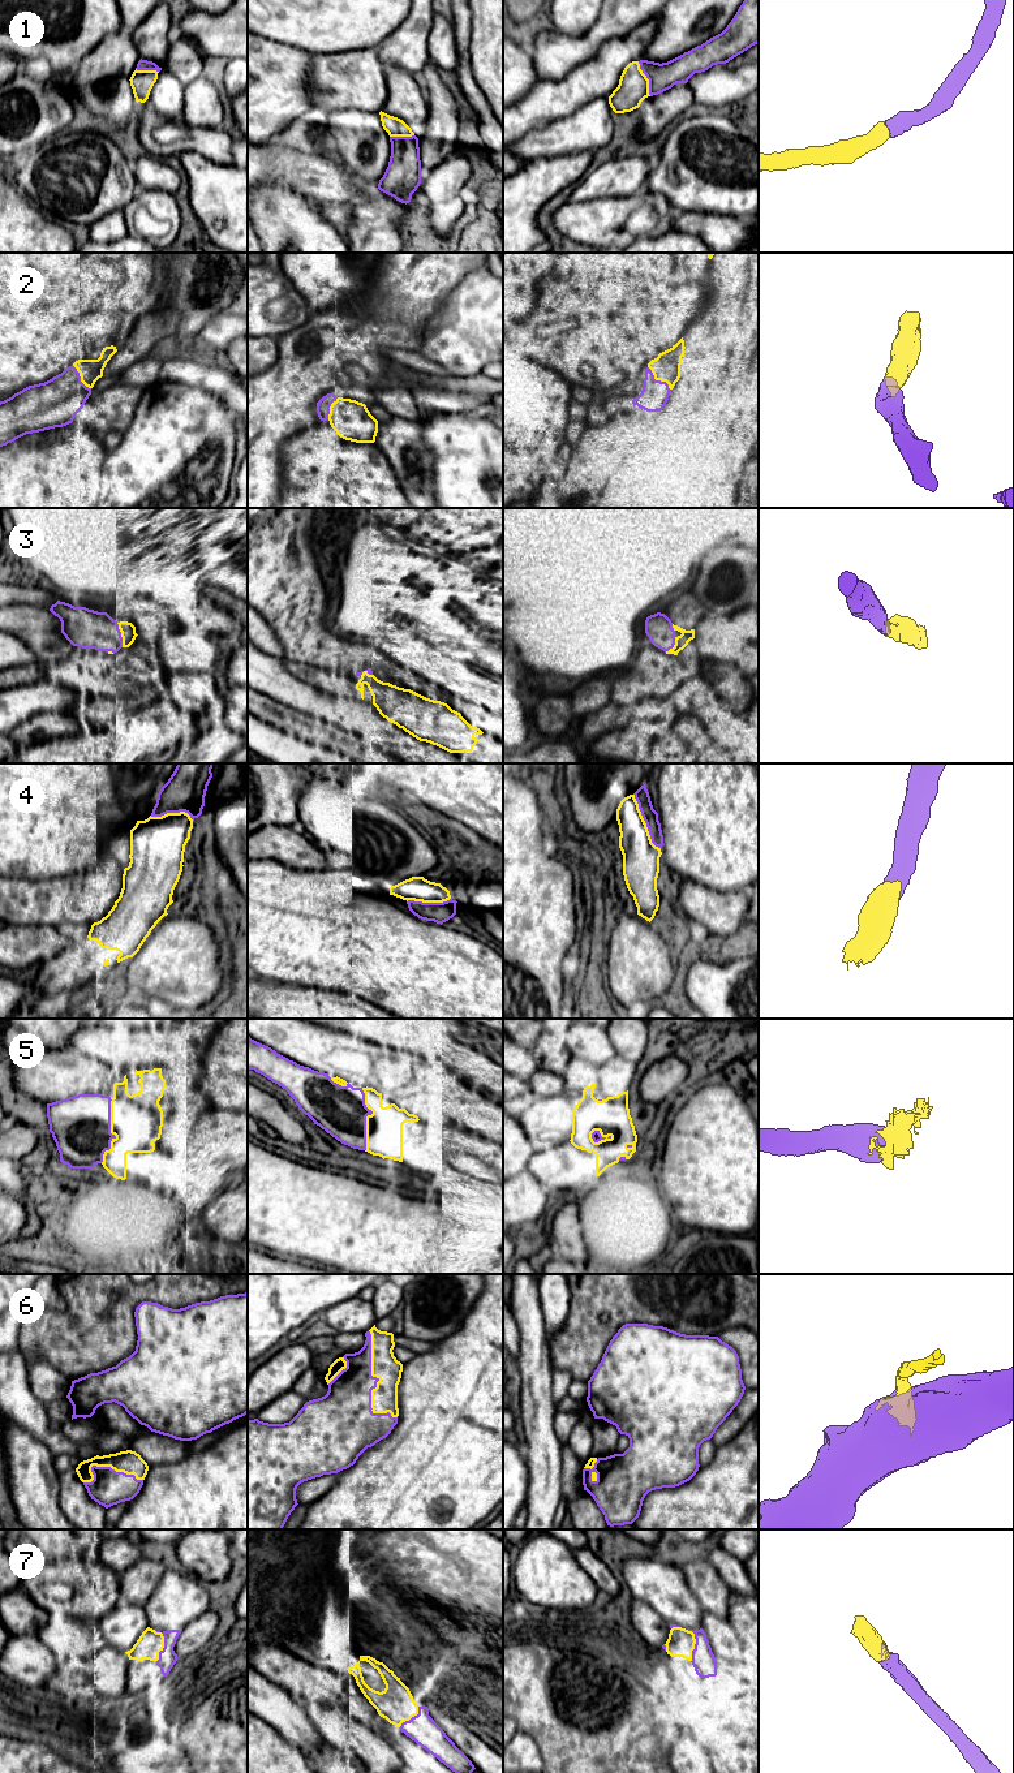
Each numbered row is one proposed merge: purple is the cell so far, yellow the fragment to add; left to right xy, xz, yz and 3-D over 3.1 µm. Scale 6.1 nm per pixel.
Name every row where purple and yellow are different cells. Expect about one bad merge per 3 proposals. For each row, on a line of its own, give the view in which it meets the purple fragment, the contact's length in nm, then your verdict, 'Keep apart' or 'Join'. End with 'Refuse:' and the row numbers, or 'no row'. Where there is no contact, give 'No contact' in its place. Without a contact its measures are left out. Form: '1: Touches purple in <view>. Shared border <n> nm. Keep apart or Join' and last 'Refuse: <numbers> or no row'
1: Touches purple in yz. Shared border 240 nm. Join
2: Touches purple in yz. Shared border 200 nm. Join
3: Touches purple in xy. Shared border 160 nm. Join
4: Touches purple in yz. Shared border 380 nm. Join
5: Touches purple in xy. Shared border 400 nm. Join
6: Touches purple in xz. Shared border 550 nm. Join
7: Touches purple in xy. Shared border 200 nm. Join
Refuse: no row

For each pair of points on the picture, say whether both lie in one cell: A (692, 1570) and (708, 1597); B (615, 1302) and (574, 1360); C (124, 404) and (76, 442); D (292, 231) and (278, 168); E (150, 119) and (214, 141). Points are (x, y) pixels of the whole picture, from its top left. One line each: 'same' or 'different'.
A: same
B: same
C: different
D: different
E: same

